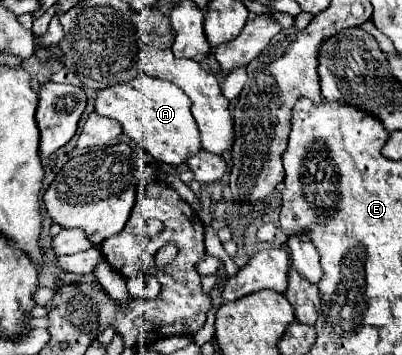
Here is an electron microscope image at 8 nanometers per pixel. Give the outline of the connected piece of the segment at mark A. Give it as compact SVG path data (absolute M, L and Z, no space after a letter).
M137 76L129 84L117 84L97 92L95 112L113 118L121 124L123 132L138 147L153 156L157 162L181 166L201 150L199 130L191 114L191 100L171 82L151 76Z

